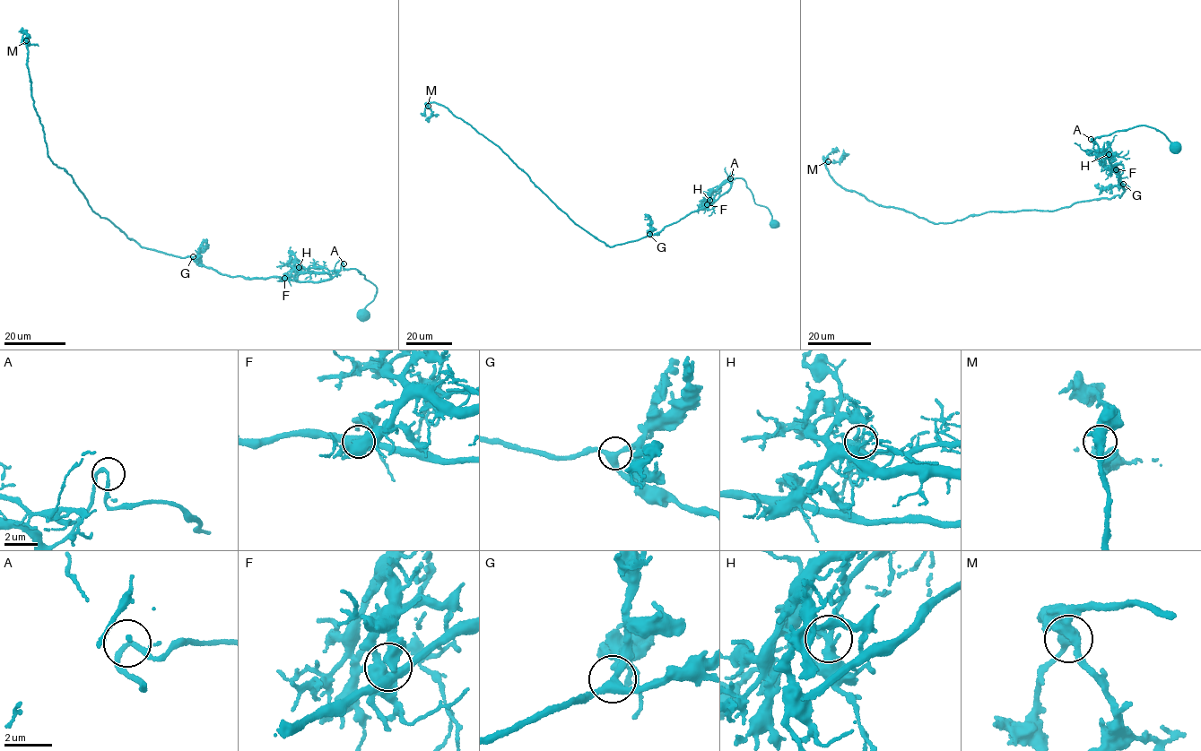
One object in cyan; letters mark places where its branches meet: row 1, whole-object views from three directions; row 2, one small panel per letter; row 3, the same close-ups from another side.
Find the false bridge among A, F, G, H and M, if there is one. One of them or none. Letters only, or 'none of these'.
none of these

